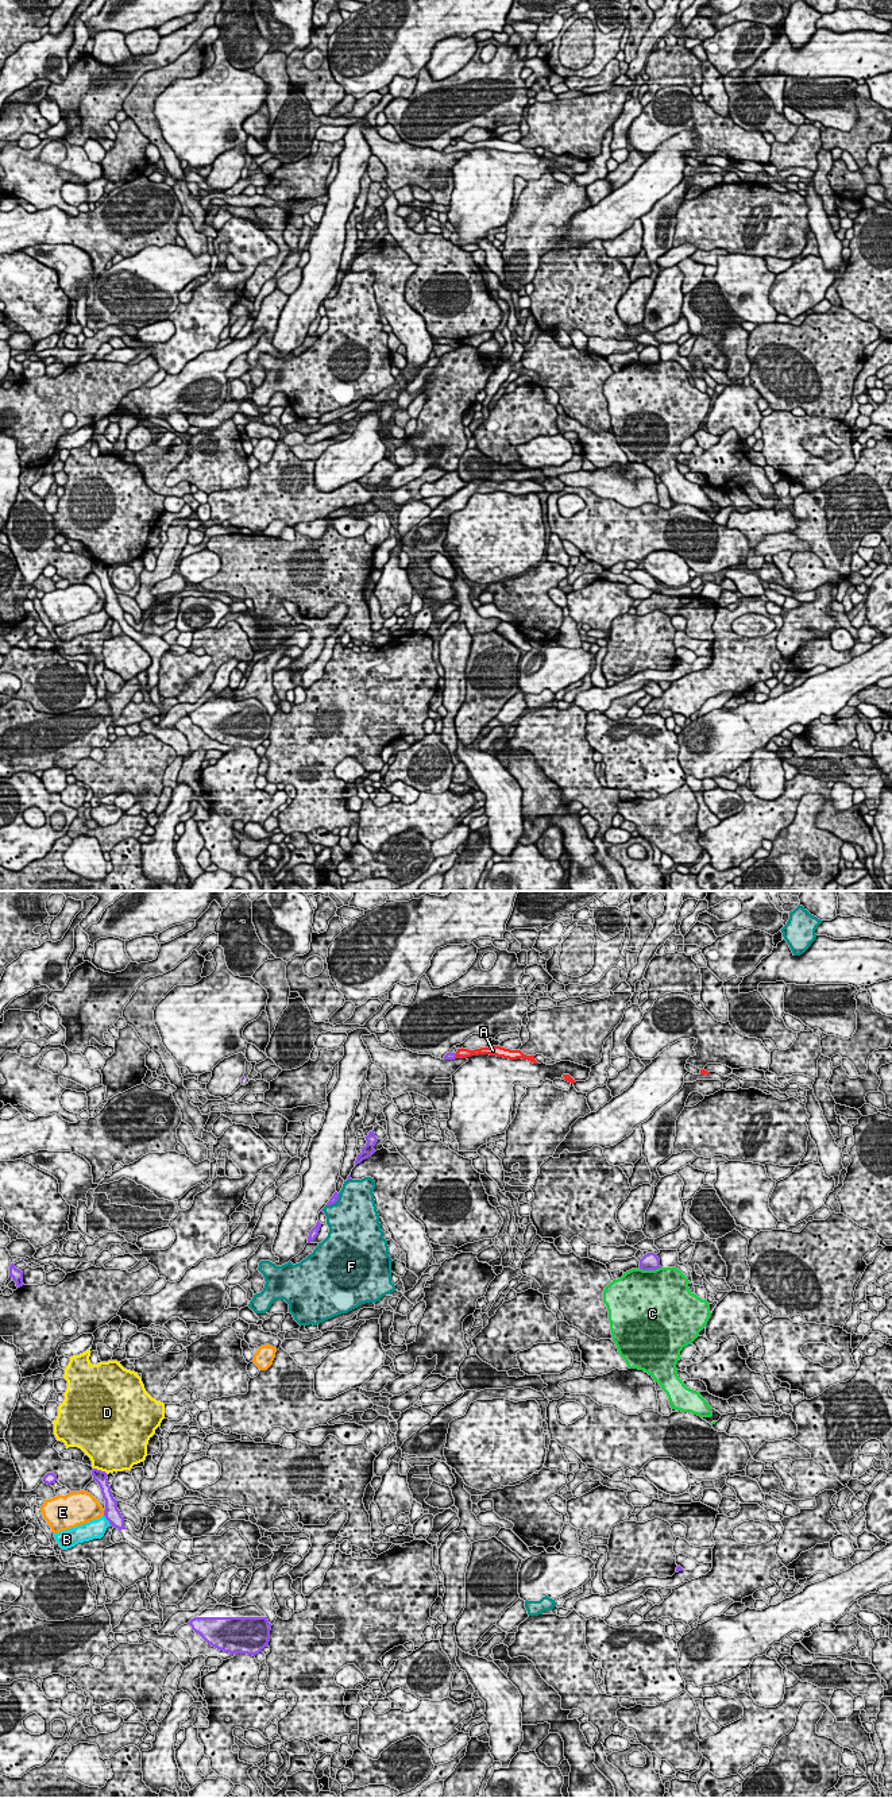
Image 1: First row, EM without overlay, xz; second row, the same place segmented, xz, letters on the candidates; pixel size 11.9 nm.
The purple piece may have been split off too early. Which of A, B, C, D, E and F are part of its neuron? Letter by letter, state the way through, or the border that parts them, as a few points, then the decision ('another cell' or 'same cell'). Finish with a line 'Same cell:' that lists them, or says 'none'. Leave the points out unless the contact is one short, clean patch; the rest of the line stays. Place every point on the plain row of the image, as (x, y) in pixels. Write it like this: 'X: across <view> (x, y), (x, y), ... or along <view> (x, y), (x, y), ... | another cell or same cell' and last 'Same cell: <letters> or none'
A: across xz (450, 149), (455, 149), (463, 146) | same cell
B: along xz (104, 608), (111, 617) | another cell
C: another cell
D: another cell
E: another cell
F: another cell
Same cell: A

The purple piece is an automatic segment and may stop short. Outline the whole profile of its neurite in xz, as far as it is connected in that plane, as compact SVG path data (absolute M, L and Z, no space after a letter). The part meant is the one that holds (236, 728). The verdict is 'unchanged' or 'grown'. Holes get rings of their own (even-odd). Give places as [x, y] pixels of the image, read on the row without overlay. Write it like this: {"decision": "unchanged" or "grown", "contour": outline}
{"decision": "grown", "contour": "M216 698L188 715L212 740L255 749L270 734L271 717L256 698Z"}

